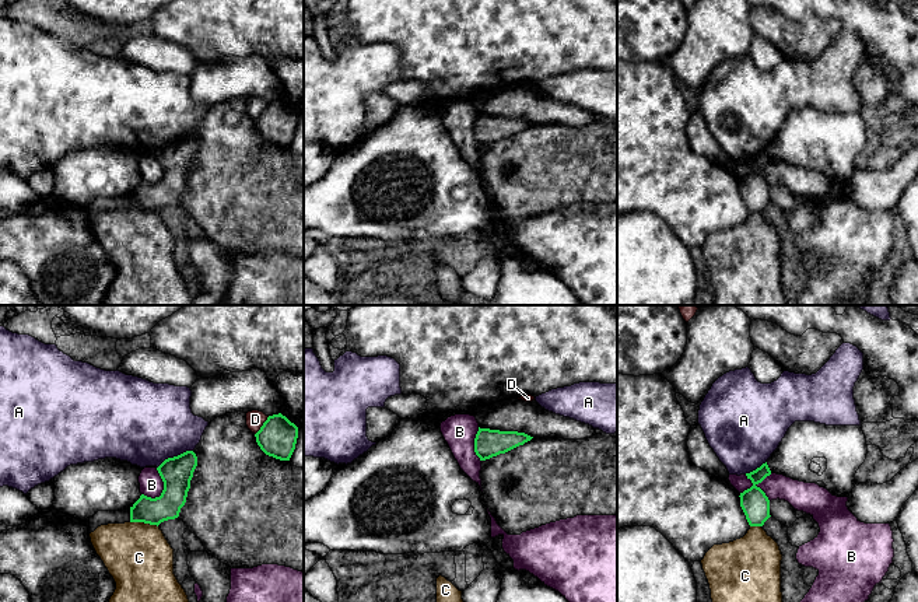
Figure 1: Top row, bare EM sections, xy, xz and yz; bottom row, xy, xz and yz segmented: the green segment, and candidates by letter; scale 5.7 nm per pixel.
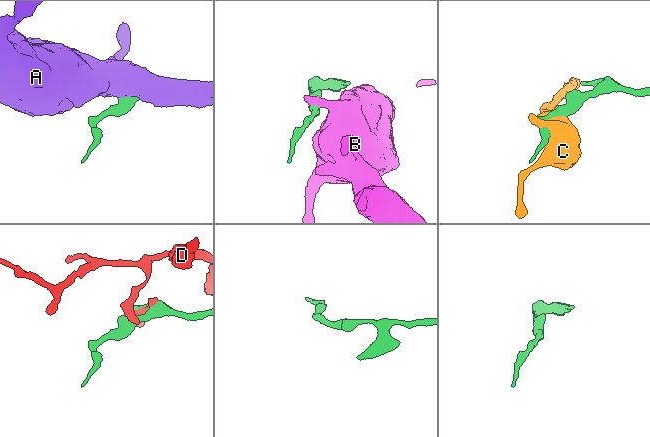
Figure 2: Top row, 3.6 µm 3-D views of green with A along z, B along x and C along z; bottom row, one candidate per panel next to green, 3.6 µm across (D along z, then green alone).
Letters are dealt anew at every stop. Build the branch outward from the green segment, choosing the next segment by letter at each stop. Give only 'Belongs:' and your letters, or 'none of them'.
Belongs: none of them

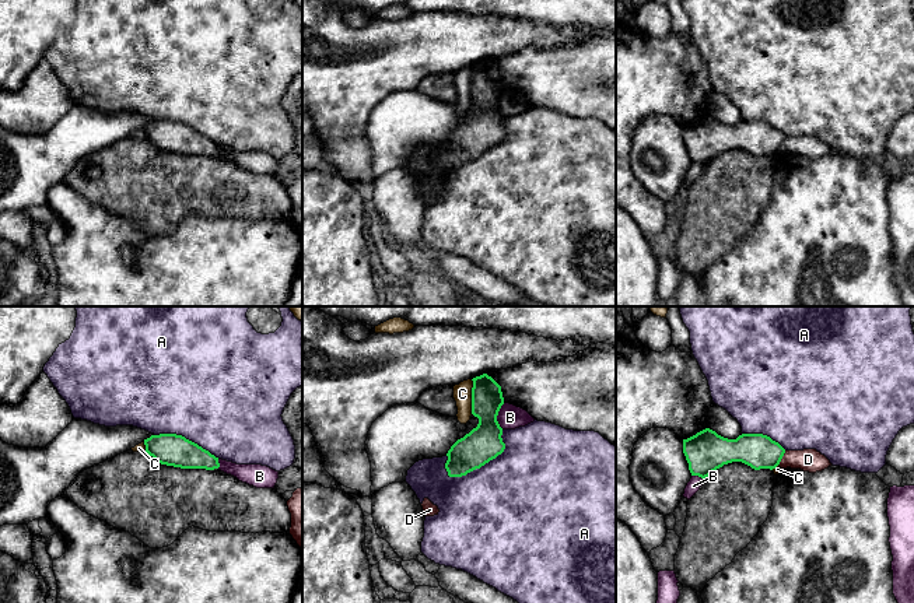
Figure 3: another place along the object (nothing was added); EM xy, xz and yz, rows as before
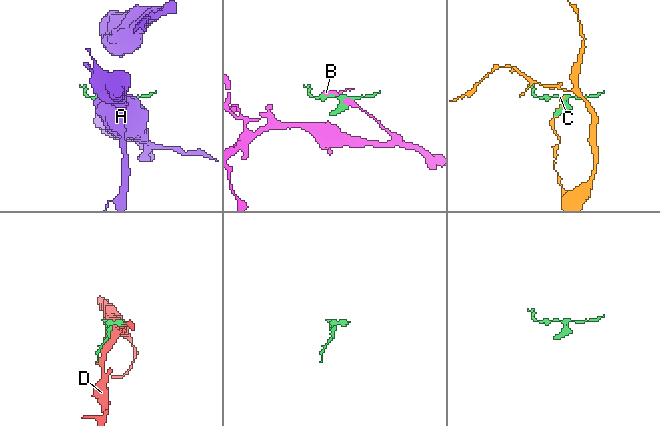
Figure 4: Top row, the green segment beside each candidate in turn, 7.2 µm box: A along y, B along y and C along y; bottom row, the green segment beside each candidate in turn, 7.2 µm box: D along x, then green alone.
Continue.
Belongs: A

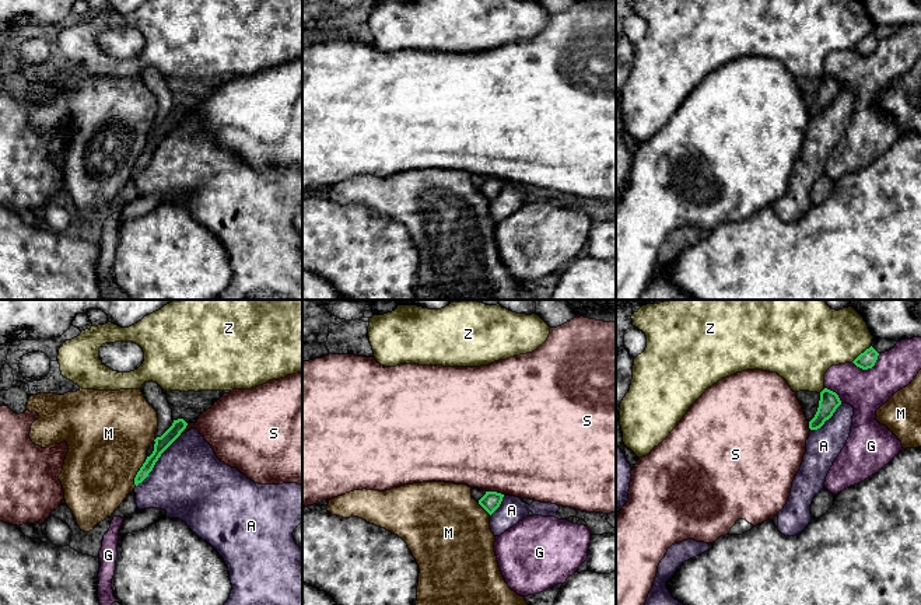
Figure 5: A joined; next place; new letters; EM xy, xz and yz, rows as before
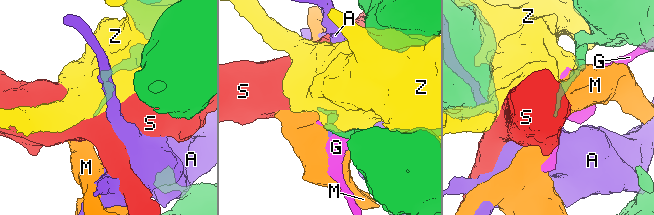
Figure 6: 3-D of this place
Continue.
Belongs: none of them

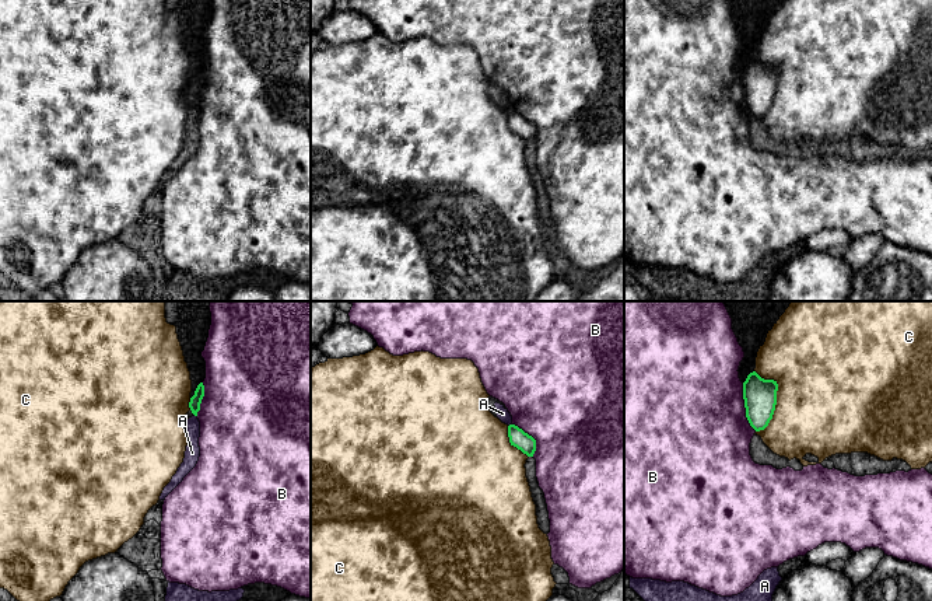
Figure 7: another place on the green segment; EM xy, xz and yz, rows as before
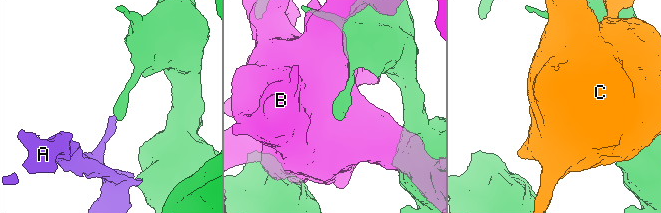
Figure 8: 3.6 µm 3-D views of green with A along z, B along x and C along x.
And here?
Belongs: none of them

